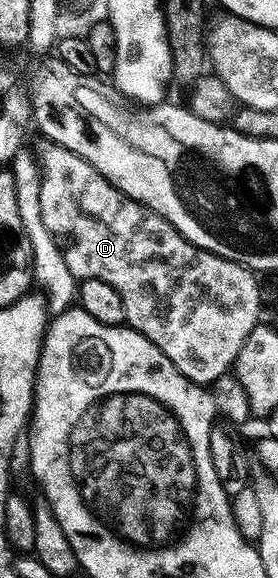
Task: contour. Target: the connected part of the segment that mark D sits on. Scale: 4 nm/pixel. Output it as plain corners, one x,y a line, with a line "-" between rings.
48,147
48,150
45,151
44,161
42,157
42,176
40,178
40,206
42,207
42,223
46,223
46,231
50,231
50,235
56,240
65,257
66,266
77,282
86,279
102,279
102,283
110,283
110,287
114,287
114,291
118,291
118,296
122,298
122,307
126,307
127,328
137,329
142,336
150,339
150,343
154,343
154,347
158,347
158,351
162,351
162,355
166,355
166,359
170,359
170,363
174,363
174,367
178,367
182,376
193,381
195,385
211,387
216,384
216,380
235,366
242,343
245,343
250,331
254,330
254,327
261,324
262,321
262,317
260,317
260,285
256,282
257,274
253,270
234,263
230,259
222,259
218,255
190,243
169,221
162,219
162,215
150,211
145,205
140,205
124,193
119,193
98,170
90,167
90,163
86,163
86,159
74,155
74,151
66,151
59,147

